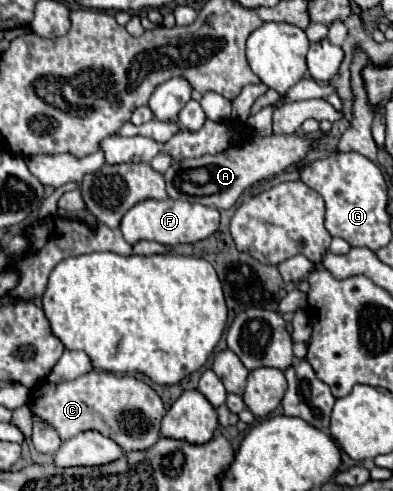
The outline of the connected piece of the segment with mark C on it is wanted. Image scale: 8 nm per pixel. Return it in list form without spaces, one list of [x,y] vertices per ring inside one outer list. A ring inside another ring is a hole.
[[[101,370],[61,384],[41,380],[31,390],[29,410],[33,416],[55,428],[61,440],[69,440],[85,430],[95,430],[117,442],[125,452],[151,448],[159,440],[161,418],[165,416],[161,398],[143,380]]]

